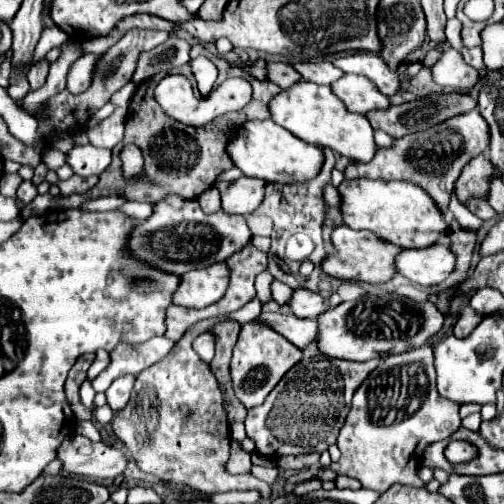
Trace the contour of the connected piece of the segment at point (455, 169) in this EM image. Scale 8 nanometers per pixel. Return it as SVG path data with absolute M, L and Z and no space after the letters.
M472 109L464 115L450 117L426 131L396 139L394 145L388 149L378 147L374 161L370 161L366 165L350 163L348 169L344 171L344 175L348 179L368 177L368 179L384 179L384 181L386 179L414 181L416 185L426 189L426 193L430 193L430 197L434 197L438 207L442 207L446 211L448 201L450 201L450 191L454 189L454 183L460 177L460 171L472 157L484 153L488 149L488 145L490 145L490 127L488 127L486 119L480 115L480 111Z

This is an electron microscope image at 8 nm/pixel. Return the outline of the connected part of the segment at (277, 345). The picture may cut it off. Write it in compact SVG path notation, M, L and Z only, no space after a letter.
M252 321L242 325L238 343L234 347L232 357L232 381L236 397L246 405L246 409L258 407L264 403L268 393L274 389L274 385L286 375L288 369L292 369L302 359L302 351L292 345L288 339L278 335L272 327L260 321Z

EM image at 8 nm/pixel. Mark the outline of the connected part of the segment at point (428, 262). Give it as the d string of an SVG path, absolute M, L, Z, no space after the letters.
M432 245L426 249L404 249L398 255L396 269L412 283L422 287L440 285L456 269L456 255L448 245Z

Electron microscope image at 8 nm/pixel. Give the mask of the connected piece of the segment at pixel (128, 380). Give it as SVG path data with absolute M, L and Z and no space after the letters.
M134 375L118 377L118 379L110 385L110 389L106 391L108 405L112 407L114 415L116 415L116 413L120 413L120 411L126 407L128 399L130 399L130 391L132 391L132 387L134 387L134 379L136 379Z

